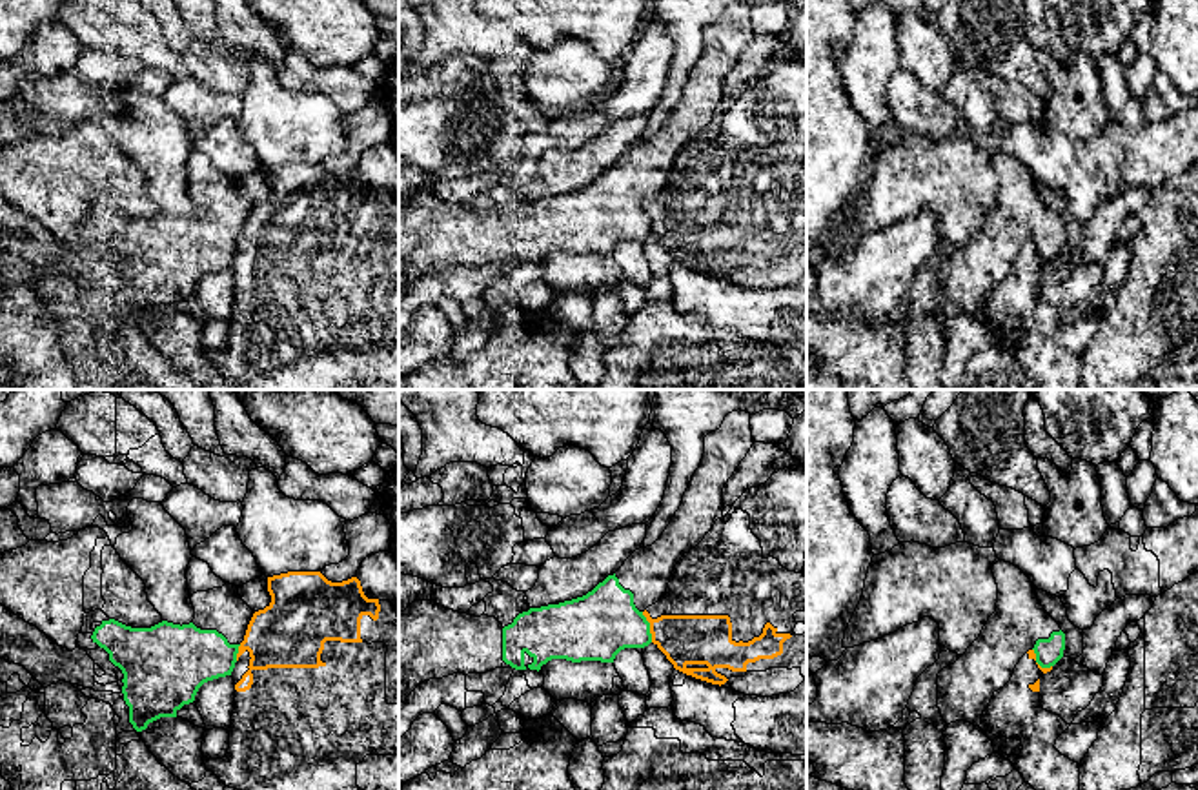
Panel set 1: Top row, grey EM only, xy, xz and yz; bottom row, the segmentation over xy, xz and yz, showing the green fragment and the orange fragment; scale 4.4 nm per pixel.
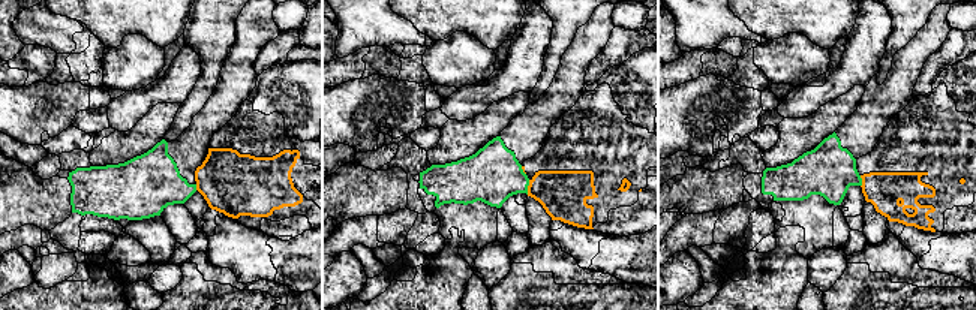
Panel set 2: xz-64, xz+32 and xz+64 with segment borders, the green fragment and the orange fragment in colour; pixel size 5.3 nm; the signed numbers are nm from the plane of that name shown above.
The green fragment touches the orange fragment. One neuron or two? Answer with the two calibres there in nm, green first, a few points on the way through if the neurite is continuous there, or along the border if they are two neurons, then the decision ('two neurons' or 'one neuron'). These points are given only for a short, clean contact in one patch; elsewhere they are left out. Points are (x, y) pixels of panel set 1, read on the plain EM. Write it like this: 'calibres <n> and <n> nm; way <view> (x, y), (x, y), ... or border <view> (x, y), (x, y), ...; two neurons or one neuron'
calibres 300 and 220 nm; border xz (641, 204), (649, 215), (652, 233); two neurons

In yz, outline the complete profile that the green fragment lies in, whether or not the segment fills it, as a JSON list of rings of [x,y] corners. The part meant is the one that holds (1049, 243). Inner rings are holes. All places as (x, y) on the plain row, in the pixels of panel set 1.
[[[996,151],[996,204],[980,229],[938,266],[938,300],[947,317],[981,317],[992,288],[1003,280],[1020,251],[1032,242],[1041,260],[1054,258],[1065,242],[1065,226],[1043,202],[1036,178],[1014,157]]]

